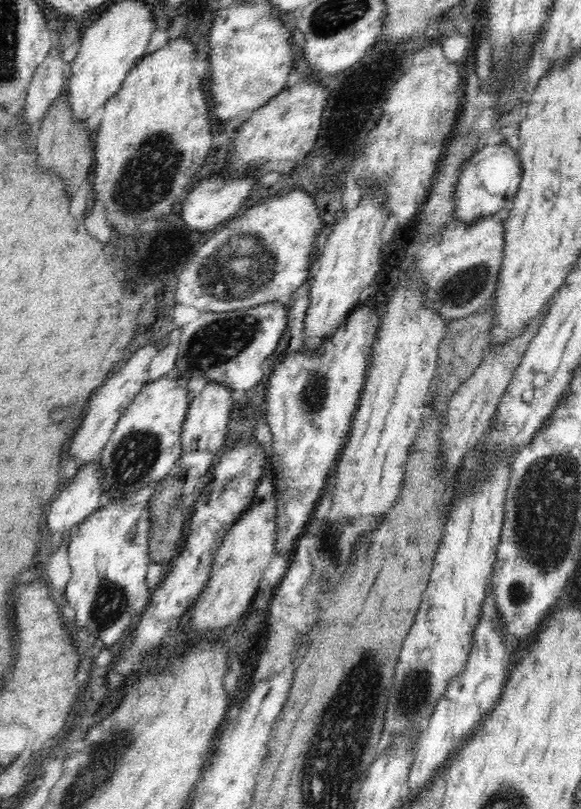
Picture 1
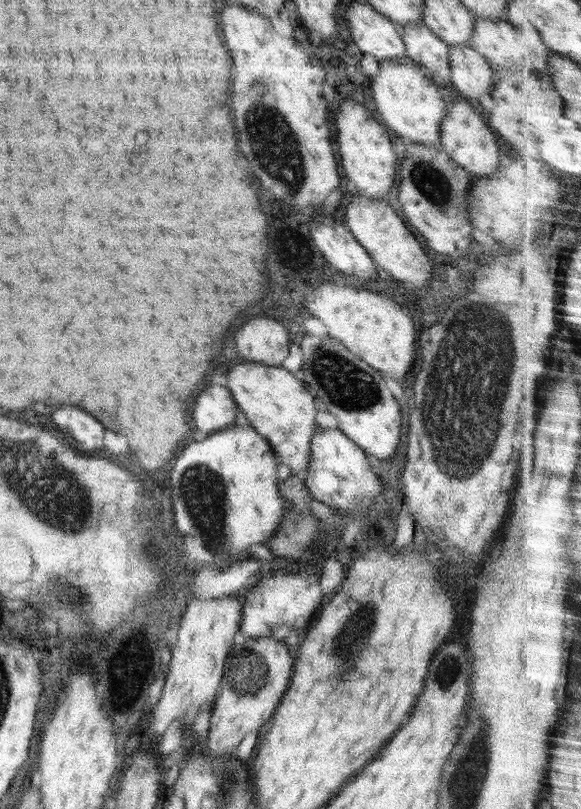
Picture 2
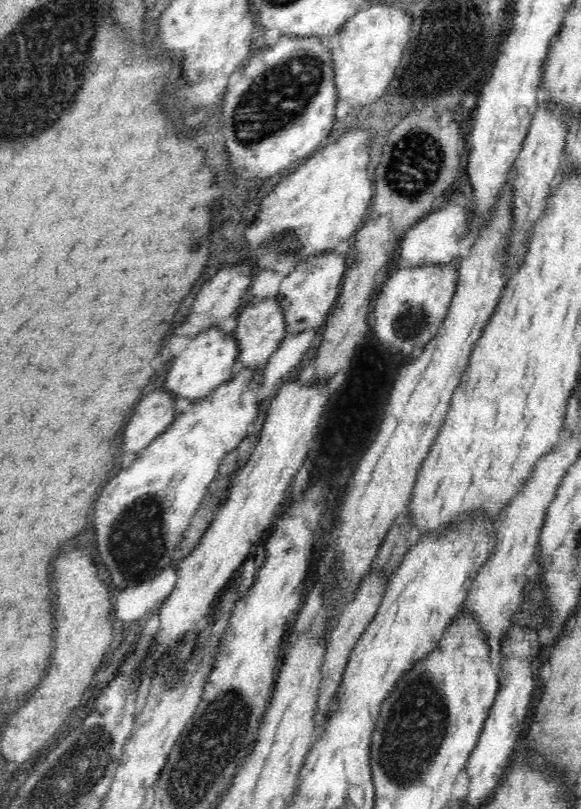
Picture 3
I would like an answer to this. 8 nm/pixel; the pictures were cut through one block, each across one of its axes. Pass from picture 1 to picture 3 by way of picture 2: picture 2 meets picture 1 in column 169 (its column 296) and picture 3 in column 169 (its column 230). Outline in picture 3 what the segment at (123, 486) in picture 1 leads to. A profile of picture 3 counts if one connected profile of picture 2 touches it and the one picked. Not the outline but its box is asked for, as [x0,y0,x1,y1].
[163,327,239,402]

